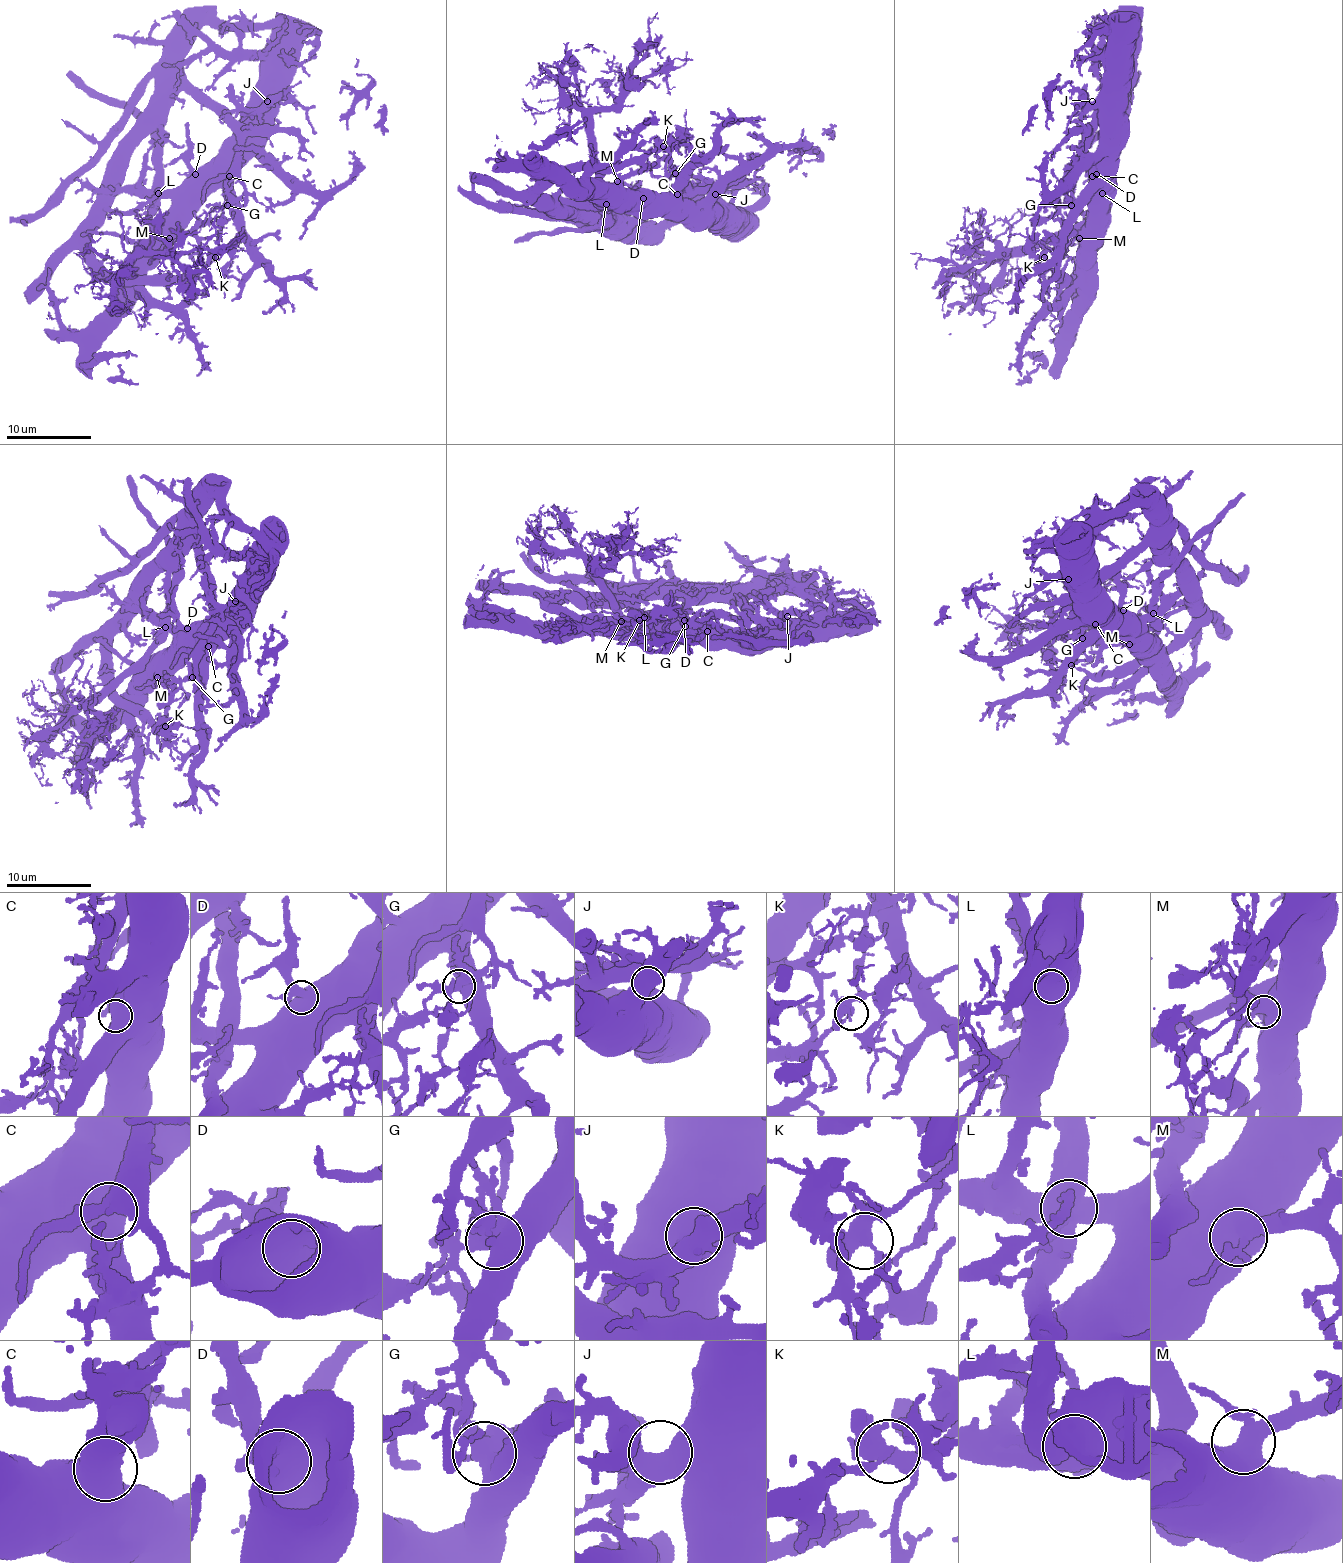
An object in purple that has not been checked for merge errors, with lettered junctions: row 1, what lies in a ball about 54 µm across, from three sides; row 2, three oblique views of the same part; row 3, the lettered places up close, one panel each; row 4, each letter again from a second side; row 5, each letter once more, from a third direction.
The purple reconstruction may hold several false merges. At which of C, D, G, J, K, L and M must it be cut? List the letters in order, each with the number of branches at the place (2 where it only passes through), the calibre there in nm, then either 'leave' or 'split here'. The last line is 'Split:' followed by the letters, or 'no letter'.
C: 1 branches meet; 800 nm thick; leave
D: 2 branches meet; 600 nm thick; leave
G: 2 branches meet; 650 nm thick; split here
J: 5 branches meet; 500 nm thick; leave
K: 5 branches meet; 380 nm thick; split here
L: 6 branches meet; 700 nm thick; split here
M: 3 branches meet; 600 nm thick; leave
Split: G, K, L

